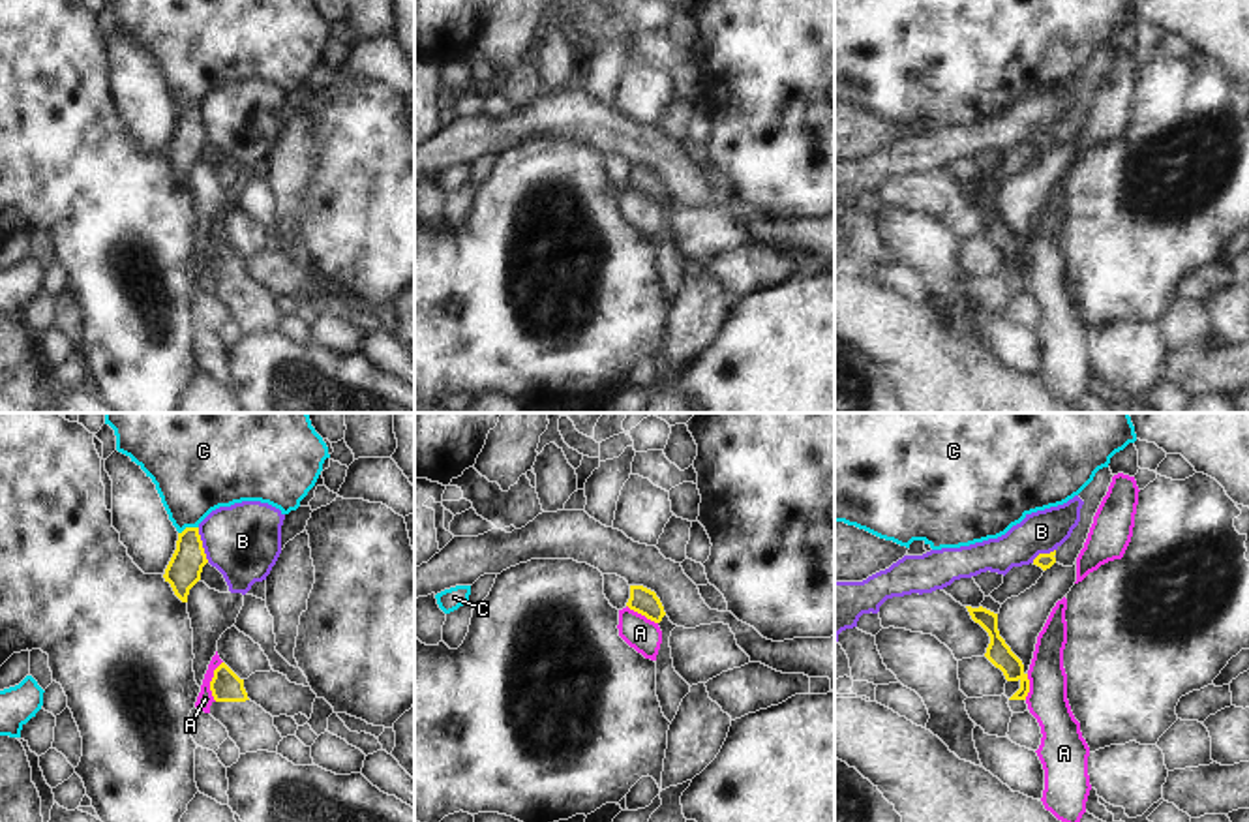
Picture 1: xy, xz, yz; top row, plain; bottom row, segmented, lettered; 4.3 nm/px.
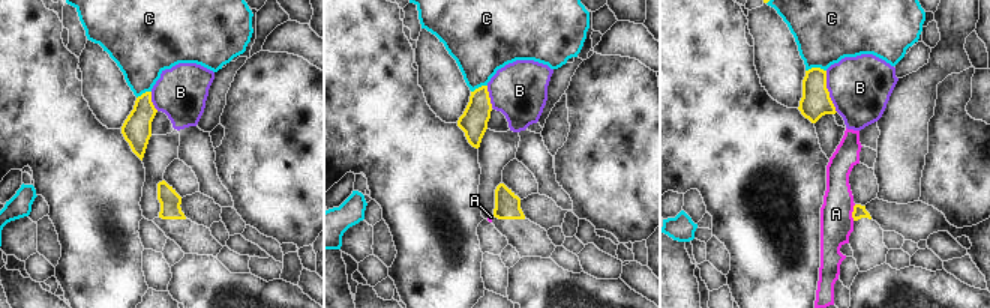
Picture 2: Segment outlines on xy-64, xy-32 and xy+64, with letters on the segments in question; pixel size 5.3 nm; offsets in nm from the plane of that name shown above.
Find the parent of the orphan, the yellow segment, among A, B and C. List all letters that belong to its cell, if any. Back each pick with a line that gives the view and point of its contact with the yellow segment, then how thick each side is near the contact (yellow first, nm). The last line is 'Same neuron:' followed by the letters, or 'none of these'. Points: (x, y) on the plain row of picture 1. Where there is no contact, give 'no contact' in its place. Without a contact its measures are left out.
Same neuron: none of these

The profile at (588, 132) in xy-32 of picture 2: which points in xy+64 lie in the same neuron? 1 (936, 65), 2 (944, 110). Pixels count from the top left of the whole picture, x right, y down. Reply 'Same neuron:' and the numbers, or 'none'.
Same neuron: 2

